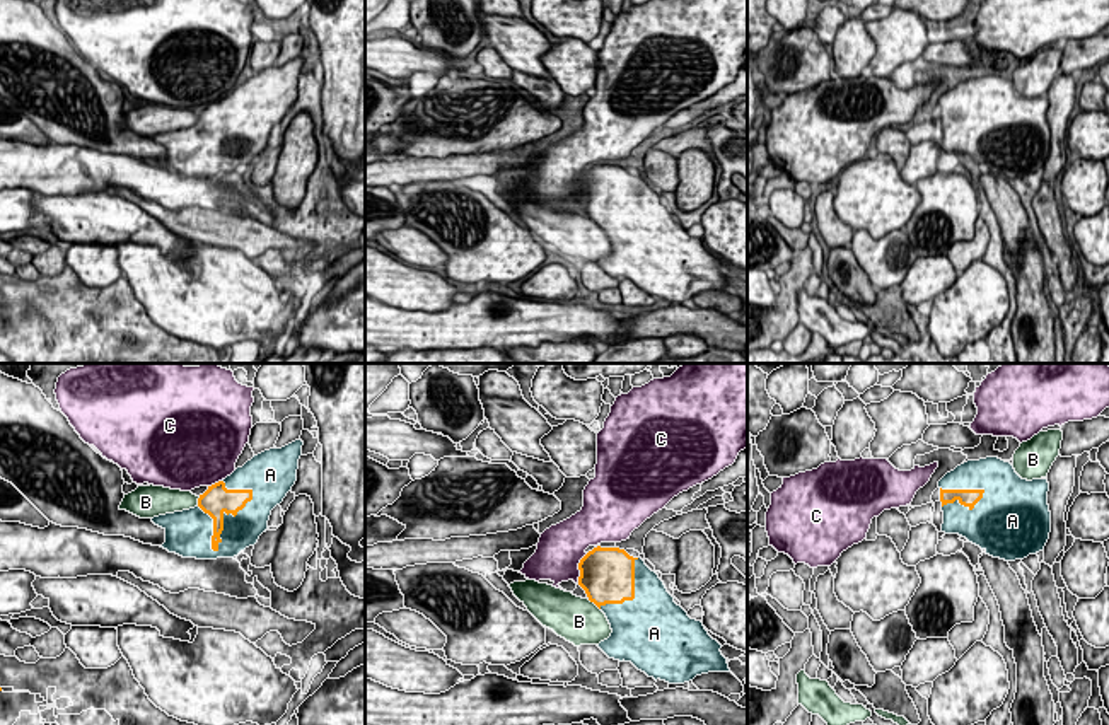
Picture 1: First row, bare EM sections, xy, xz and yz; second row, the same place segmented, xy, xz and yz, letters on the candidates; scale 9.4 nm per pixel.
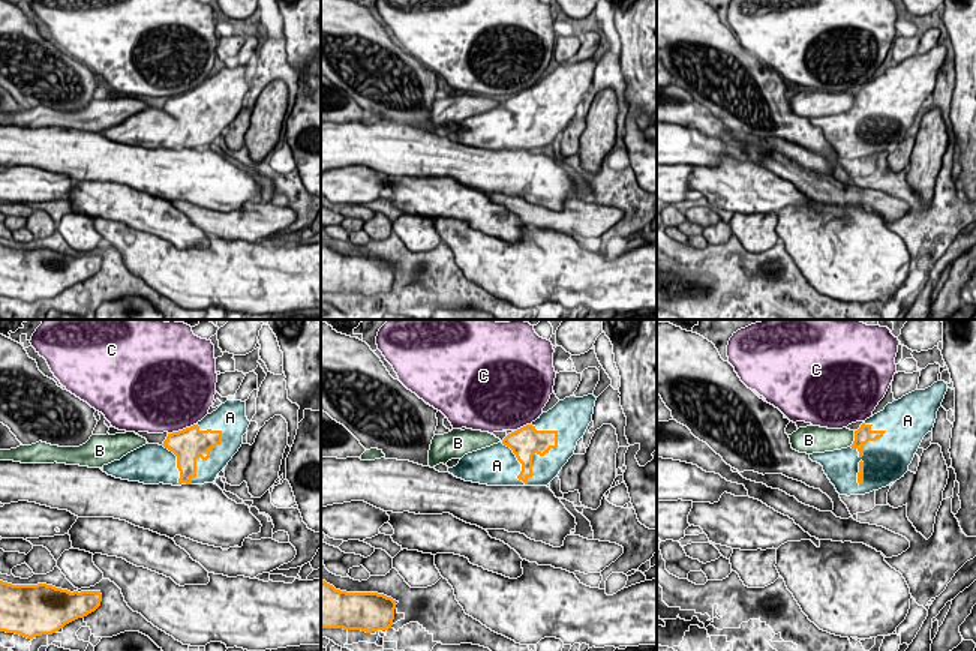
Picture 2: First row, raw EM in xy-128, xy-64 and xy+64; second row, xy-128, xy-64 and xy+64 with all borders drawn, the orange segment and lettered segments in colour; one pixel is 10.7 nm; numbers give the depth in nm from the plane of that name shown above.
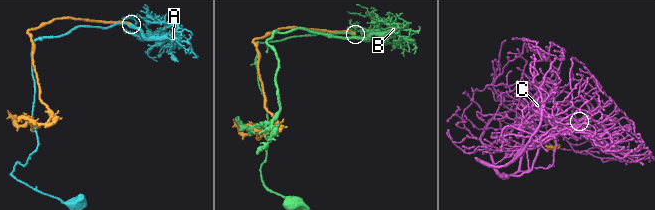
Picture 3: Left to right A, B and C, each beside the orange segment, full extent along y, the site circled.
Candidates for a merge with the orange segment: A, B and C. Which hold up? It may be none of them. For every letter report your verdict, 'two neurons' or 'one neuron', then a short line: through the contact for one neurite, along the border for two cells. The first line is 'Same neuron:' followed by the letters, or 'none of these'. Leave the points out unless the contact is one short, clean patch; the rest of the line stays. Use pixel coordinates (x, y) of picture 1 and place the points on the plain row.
Same neuron: A
A: one neuron
B: two neurons
C: two neurons

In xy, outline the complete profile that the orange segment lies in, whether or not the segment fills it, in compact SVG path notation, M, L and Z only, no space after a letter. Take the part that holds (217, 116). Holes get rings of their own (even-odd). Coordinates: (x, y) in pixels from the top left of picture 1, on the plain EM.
M304 60L270 67L208 104L189 128L154 135L165 148L160 164L183 176L234 176L268 147L271 128L297 99Z

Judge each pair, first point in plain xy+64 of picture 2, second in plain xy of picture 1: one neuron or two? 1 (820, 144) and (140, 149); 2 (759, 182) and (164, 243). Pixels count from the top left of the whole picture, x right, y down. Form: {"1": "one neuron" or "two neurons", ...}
{"1": "one neuron", "2": "one neuron"}

